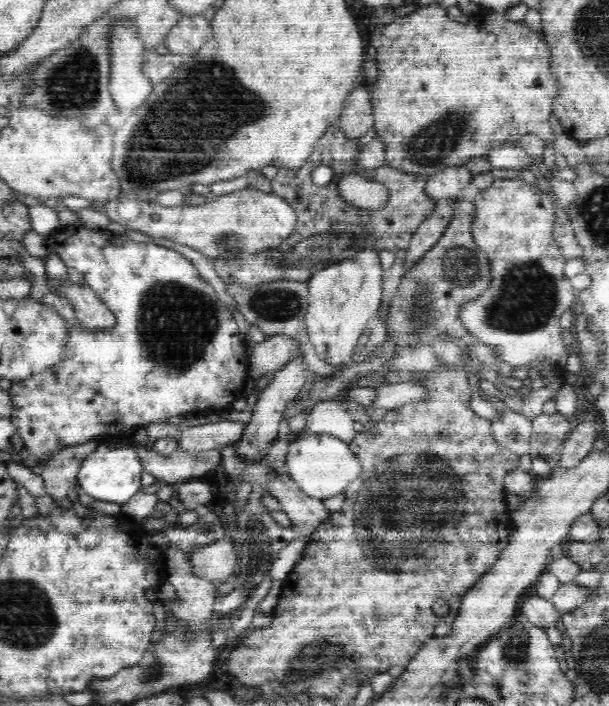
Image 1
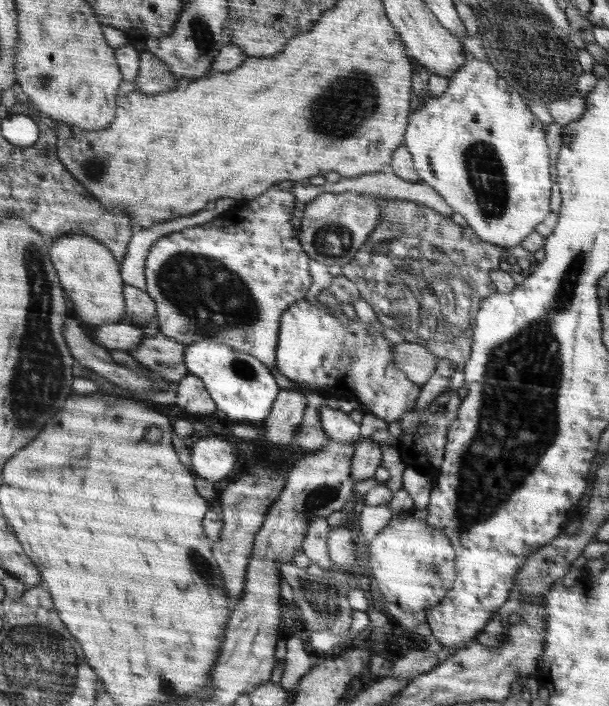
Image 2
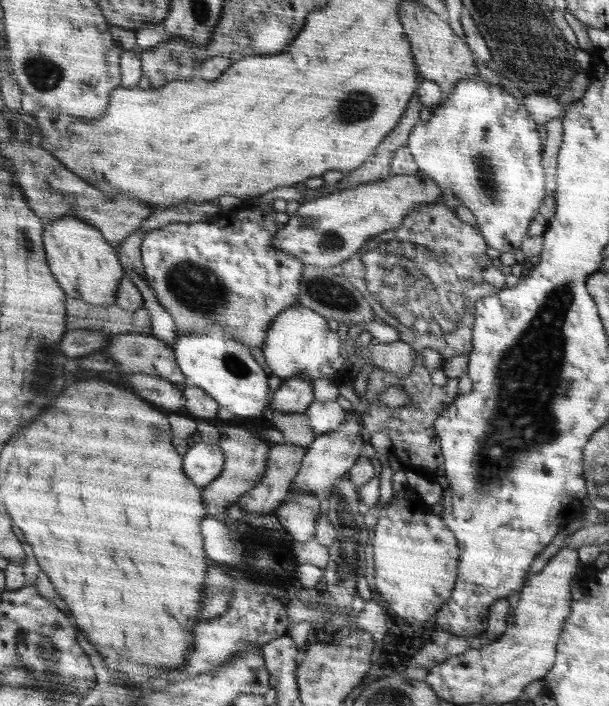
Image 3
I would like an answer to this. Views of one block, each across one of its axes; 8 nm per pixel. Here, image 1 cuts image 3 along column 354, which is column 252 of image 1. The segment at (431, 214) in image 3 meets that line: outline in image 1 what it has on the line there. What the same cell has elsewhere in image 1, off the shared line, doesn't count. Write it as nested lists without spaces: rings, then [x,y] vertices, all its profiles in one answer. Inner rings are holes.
[[[333,124],[326,130],[326,132],[318,139],[315,144],[315,149],[300,168],[287,169],[286,167],[279,167],[277,175],[272,178],[271,186],[272,193],[279,198],[289,201],[290,206],[297,214],[297,225],[294,232],[288,238],[281,242],[280,248],[254,256],[246,255],[226,255],[213,259],[213,268],[216,274],[222,278],[226,283],[241,284],[247,288],[258,288],[263,285],[274,283],[280,280],[296,280],[300,282],[307,282],[310,276],[317,270],[322,270],[330,265],[335,265],[340,261],[346,260],[352,253],[361,252],[362,249],[371,248],[373,252],[380,252],[381,250],[389,250],[397,253],[408,246],[410,238],[418,230],[418,227],[429,217],[429,214],[436,210],[436,202],[430,199],[427,194],[426,182],[429,176],[426,174],[414,174],[410,171],[401,170],[398,167],[392,167],[389,164],[383,164],[378,168],[369,169],[364,174],[367,178],[377,180],[378,183],[386,184],[390,190],[390,199],[385,208],[378,210],[358,209],[346,204],[346,201],[339,197],[336,184],[340,177],[348,171],[359,171],[362,173],[362,168],[355,166],[355,160],[359,155],[360,146],[358,143],[347,140],[337,124]],[[324,164],[330,166],[333,170],[333,180],[328,186],[316,186],[312,182],[310,174],[314,172],[314,168]]]

